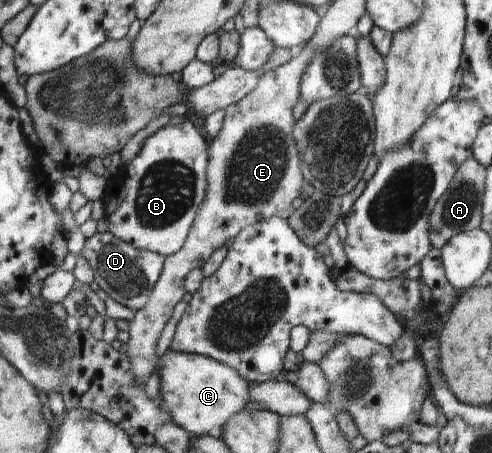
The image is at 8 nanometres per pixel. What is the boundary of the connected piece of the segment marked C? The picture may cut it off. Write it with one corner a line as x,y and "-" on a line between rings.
167,349
159,357
160,390
158,396
165,401
171,422
179,424
189,435
211,435
221,431
227,419
249,406
249,383
235,368
219,360
197,353

